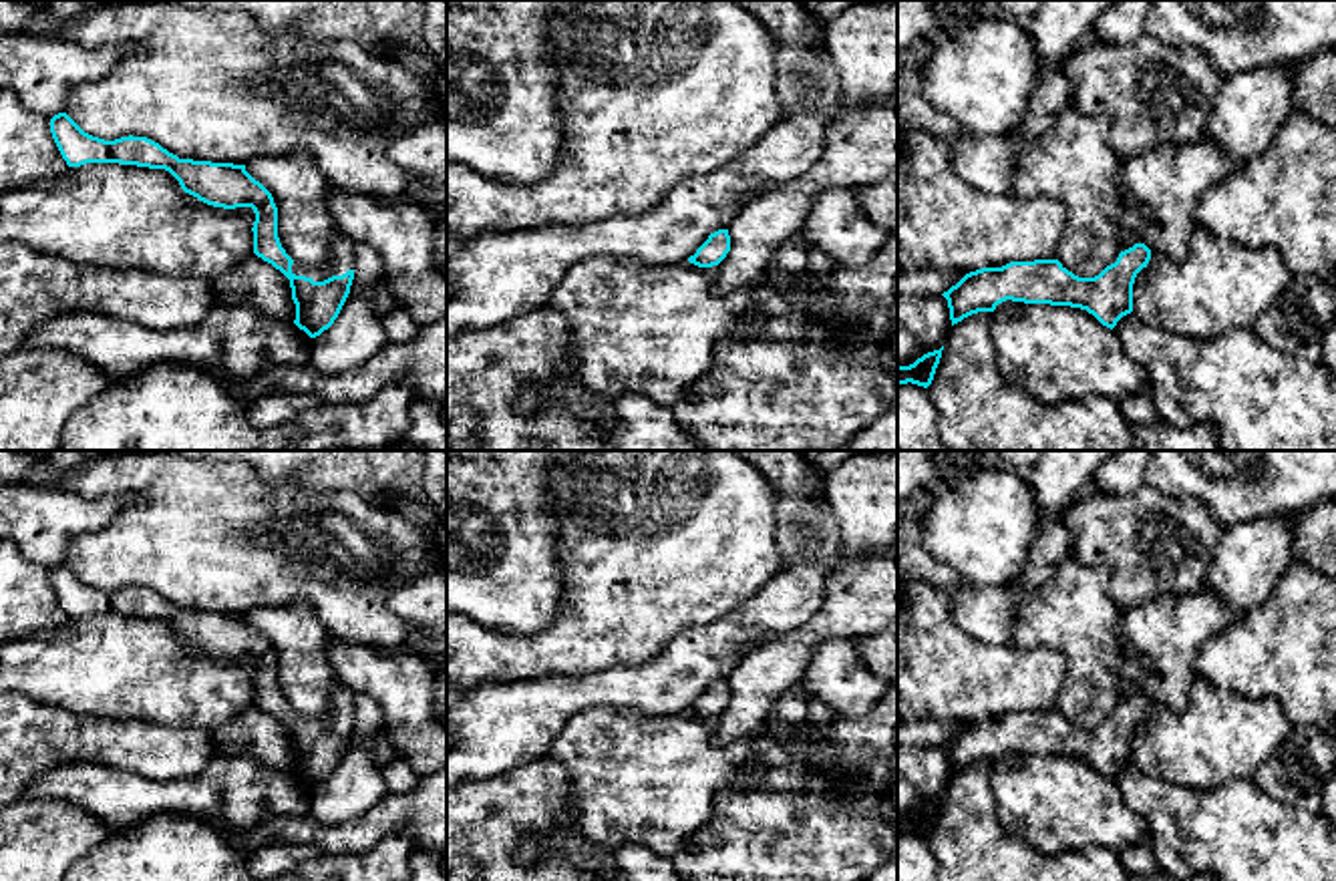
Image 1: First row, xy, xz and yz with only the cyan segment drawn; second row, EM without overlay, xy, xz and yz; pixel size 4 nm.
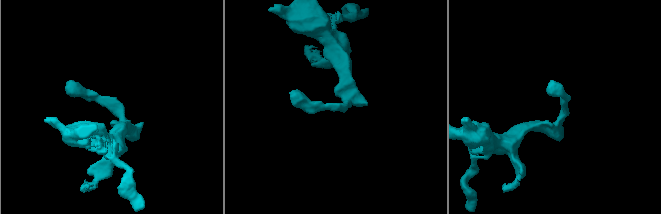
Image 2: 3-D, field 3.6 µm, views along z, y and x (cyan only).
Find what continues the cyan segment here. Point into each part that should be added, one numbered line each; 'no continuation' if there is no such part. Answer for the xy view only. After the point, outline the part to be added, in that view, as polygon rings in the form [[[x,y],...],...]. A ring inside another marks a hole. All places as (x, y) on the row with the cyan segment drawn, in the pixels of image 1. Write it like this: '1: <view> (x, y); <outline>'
1: xy (341, 260); [[[338,233],[338,237],[332,243],[330,257],[324,266],[308,270],[294,261],[292,274],[312,278],[314,282],[324,282],[332,276],[342,276],[348,270],[354,270],[354,245],[356,243],[348,235]]]

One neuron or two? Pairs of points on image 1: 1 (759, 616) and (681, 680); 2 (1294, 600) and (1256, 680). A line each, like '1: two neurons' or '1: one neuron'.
1: one neuron
2: one neuron

